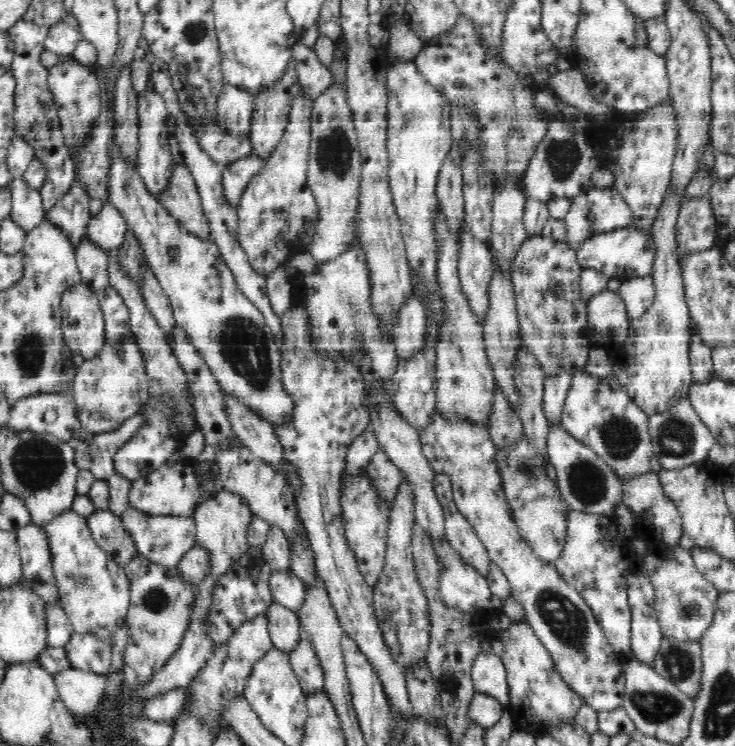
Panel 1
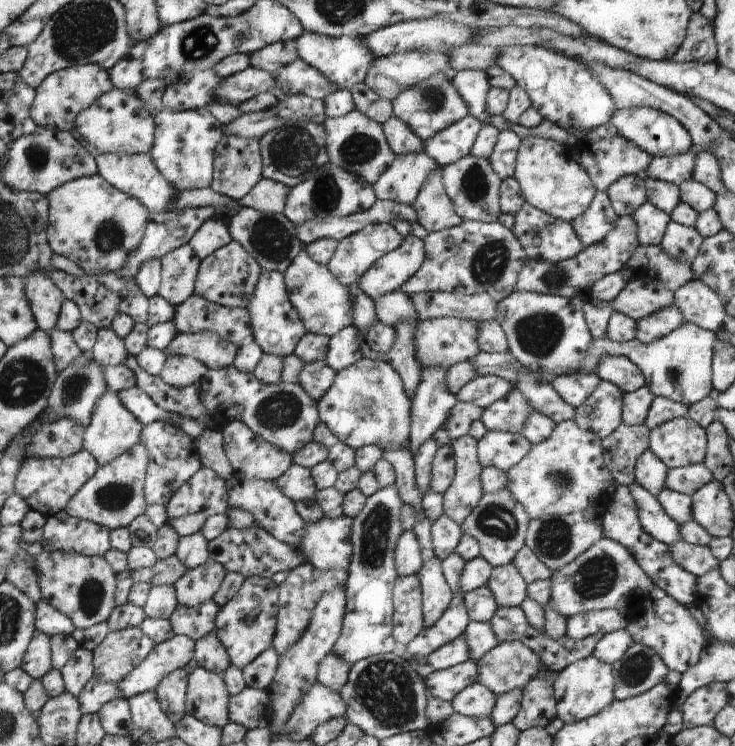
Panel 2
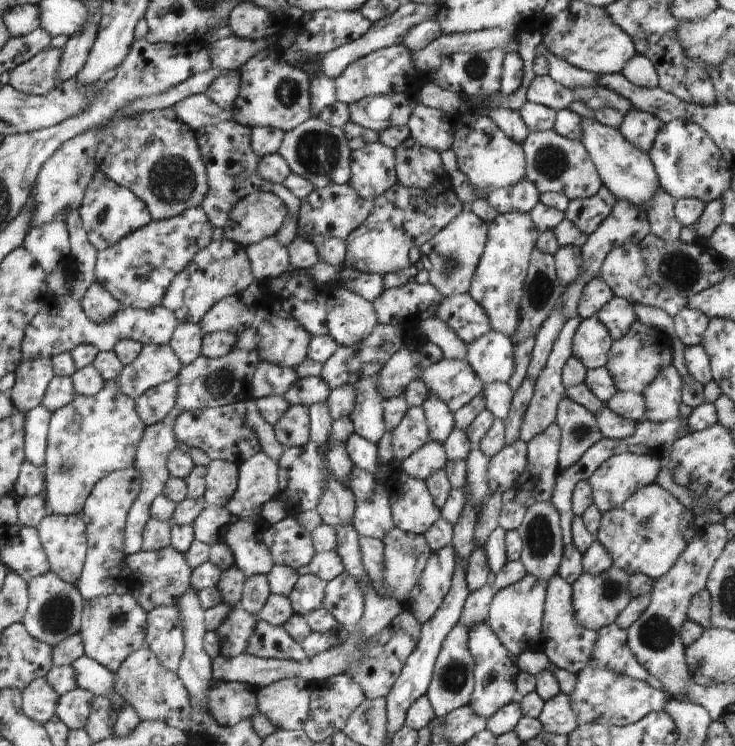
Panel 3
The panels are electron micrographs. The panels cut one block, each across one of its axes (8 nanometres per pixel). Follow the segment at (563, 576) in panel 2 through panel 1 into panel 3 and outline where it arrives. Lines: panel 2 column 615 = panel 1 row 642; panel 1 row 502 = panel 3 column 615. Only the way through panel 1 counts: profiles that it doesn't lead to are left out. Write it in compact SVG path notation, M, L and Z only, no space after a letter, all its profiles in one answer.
M622 453L605 460L592 476L587 478L593 489L593 504L601 513L621 507L637 490L652 485L661 472L659 458L650 455Z

